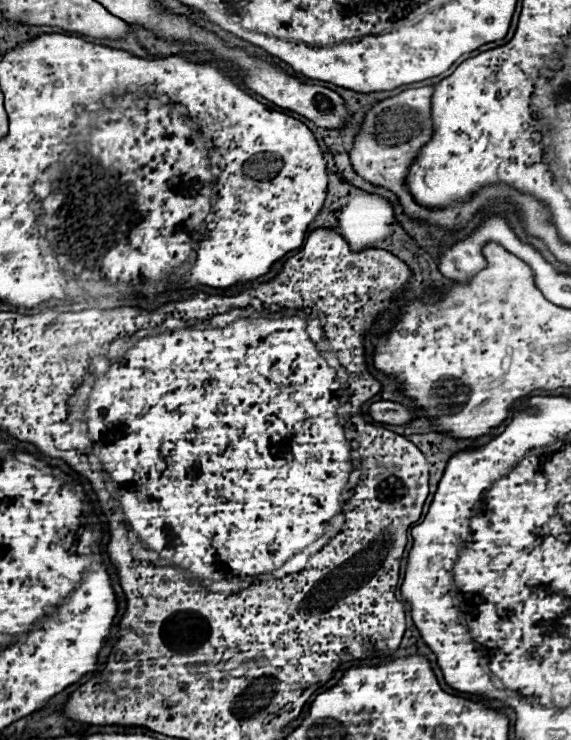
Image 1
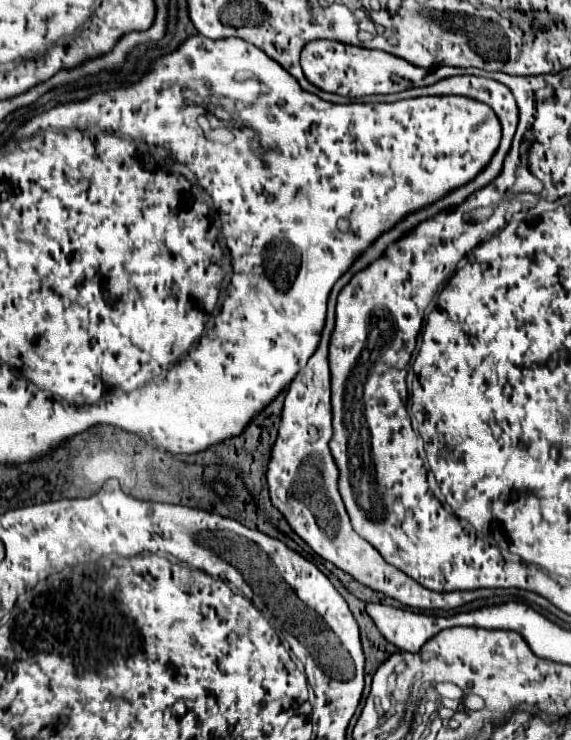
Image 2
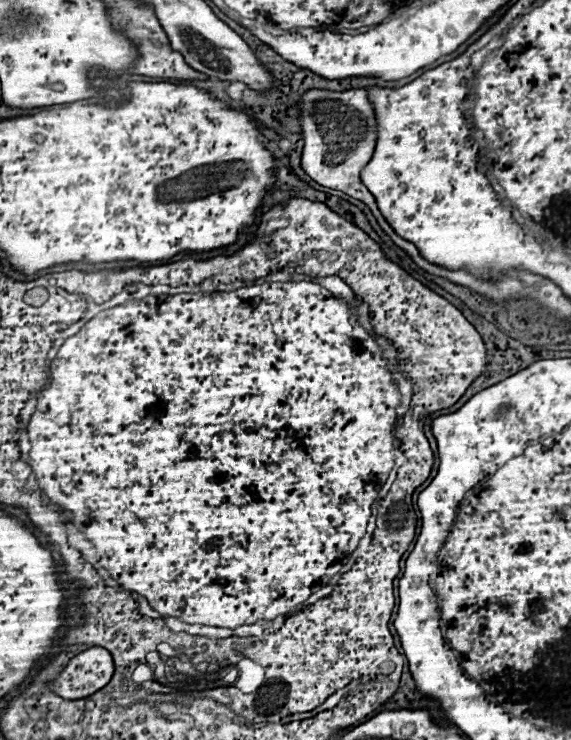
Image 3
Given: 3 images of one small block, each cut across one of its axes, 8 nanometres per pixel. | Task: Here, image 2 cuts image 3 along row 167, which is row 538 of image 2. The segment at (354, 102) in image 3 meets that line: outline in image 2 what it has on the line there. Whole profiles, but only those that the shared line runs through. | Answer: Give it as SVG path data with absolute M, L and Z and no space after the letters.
M344 280L334 284L328 300L328 318L322 334L322 342L302 374L294 380L284 400L282 420L278 428L278 438L270 452L270 462L266 470L268 490L272 504L282 512L292 530L324 560L332 562L340 570L348 572L360 584L384 592L386 596L398 600L402 594L432 594L428 588L406 576L402 570L386 564L382 554L352 528L348 514L344 510L342 498L338 494L338 468L328 450L332 438L332 412L330 412L330 368L328 368L328 342L334 330L334 308L338 292Z

